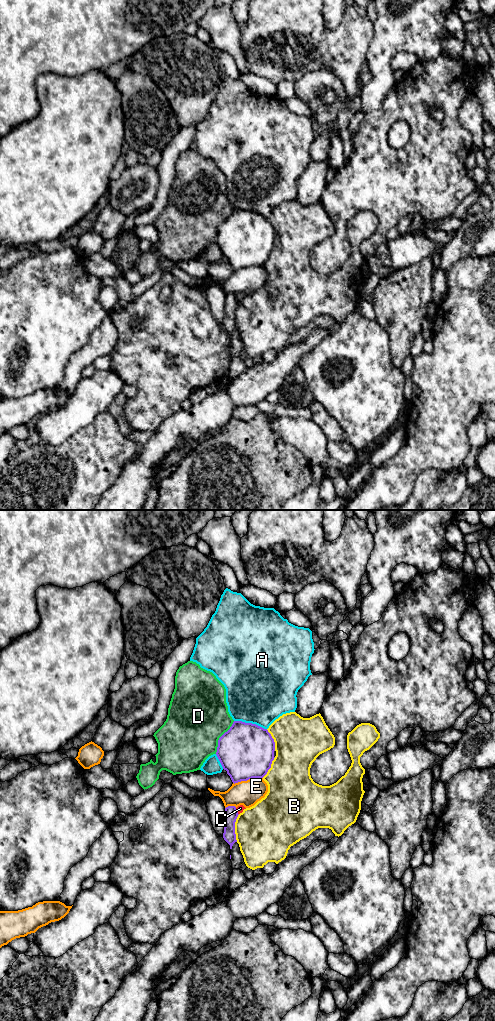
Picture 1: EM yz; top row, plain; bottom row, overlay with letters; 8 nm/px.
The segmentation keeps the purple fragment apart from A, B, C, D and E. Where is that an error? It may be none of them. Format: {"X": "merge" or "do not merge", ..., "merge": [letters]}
{"A": "do not merge", "B": "do not merge", "C": "do not merge", "D": "do not merge", "E": "do not merge", "merge": []}

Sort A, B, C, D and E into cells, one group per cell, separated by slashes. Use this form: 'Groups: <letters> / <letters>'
Groups: A / B / C / D / E

